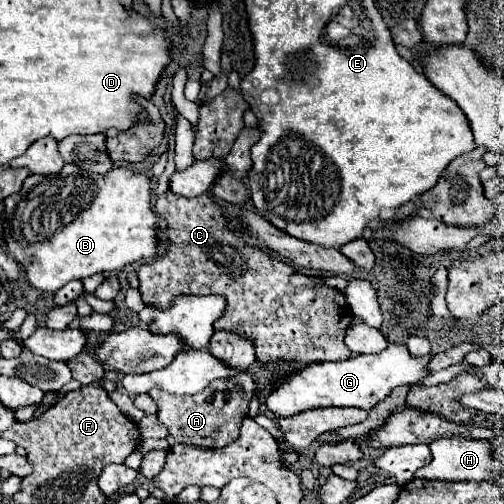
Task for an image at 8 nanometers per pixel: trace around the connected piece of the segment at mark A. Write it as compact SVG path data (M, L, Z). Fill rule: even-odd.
M246 373L236 375L236 379L226 379L226 381L216 381L210 383L202 393L196 395L172 395L160 389L152 389L150 395L158 403L158 419L162 425L168 427L170 435L178 443L184 445L194 445L194 447L224 447L230 441L238 439L240 435L240 425L244 417L248 415L248 403L252 397L254 381Z

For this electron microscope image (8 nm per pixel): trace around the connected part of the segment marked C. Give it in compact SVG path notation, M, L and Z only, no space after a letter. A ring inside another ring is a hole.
M168 189L156 199L156 211L168 225L168 251L138 269L138 289L146 305L168 307L182 293L224 295L226 311L214 327L252 337L256 357L262 363L278 359L316 363L344 361L350 357L344 335L352 323L352 315L340 291L324 285L294 287L290 283L294 267L258 245L244 241L230 227L228 215L210 195L186 199Z

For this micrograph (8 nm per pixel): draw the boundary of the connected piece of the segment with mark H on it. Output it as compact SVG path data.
M442 437L436 439L432 445L432 455L434 459L426 465L420 467L414 474L415 478L440 481L492 481L496 483L498 477L502 475L498 461L494 457L496 443L490 439L458 439L458 437Z

